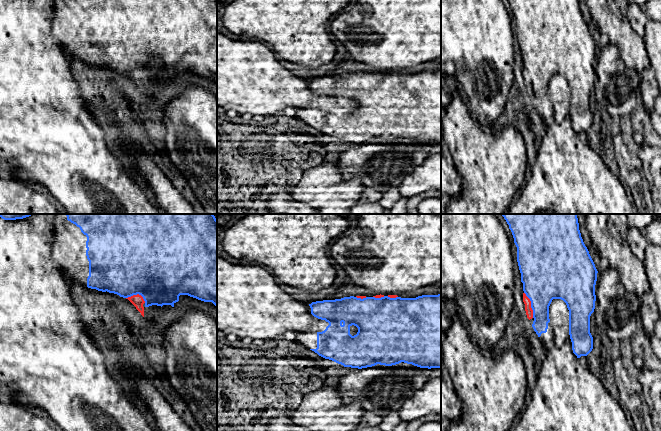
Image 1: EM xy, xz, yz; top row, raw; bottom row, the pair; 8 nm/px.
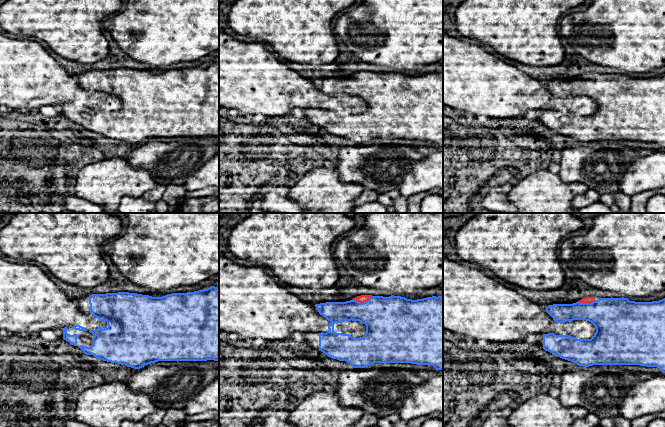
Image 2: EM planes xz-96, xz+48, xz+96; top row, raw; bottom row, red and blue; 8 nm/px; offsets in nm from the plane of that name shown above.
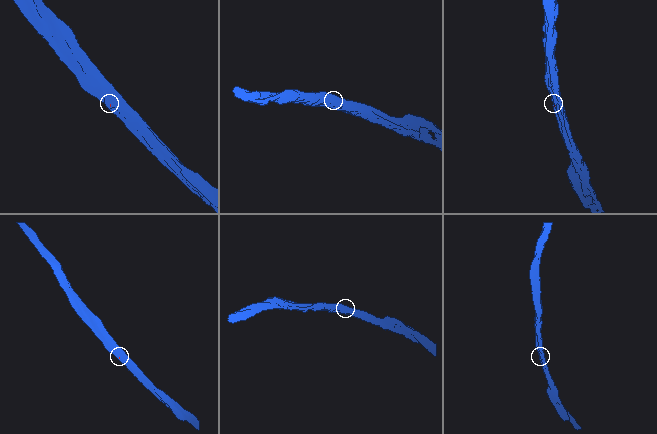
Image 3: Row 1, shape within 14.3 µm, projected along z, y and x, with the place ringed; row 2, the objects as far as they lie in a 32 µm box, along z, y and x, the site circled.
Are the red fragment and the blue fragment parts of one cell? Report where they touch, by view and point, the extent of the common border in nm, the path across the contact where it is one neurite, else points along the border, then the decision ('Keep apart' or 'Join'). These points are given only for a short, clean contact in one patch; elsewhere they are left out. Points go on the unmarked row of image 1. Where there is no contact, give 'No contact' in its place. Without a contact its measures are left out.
Touches red at yz (530, 81). Shared border 220 nm. Join

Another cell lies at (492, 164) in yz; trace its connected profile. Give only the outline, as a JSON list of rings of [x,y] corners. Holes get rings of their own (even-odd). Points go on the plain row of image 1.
[[[459,87],[452,92],[442,120],[443,140],[462,179],[459,196],[449,200],[444,214],[506,214],[525,183],[527,151],[515,125],[500,130],[481,127],[468,110]]]

